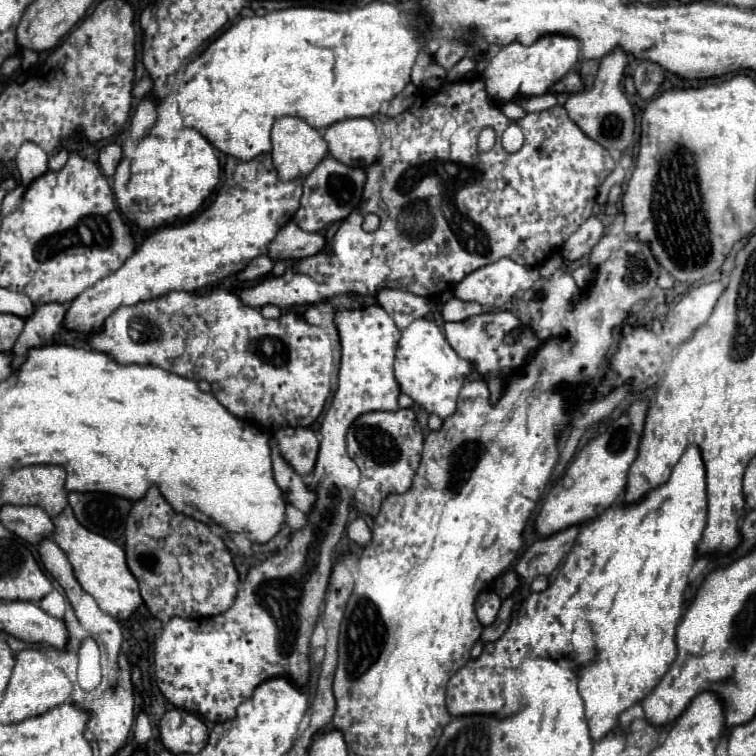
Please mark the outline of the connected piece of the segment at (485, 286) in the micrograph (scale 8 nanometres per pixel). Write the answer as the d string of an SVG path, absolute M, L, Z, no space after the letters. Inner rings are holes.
M498 259L490 265L484 265L480 269L476 269L474 273L466 275L456 287L454 287L454 295L462 301L476 301L484 307L502 307L506 305L518 291L528 291L534 287L534 283L540 279L538 267L526 267L520 265L512 259Z

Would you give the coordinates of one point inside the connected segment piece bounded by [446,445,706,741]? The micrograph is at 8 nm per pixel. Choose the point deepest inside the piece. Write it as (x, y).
(626, 576)

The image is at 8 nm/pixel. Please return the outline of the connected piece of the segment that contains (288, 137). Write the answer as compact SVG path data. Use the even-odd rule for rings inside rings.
M282 117L274 123L272 129L272 161L276 165L278 177L282 181L292 181L298 177L306 177L328 153L328 145L322 139L320 131L310 127L300 117Z

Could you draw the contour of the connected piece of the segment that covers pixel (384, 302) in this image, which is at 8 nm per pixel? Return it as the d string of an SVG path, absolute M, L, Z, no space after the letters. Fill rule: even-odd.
M382 289L378 293L378 303L394 319L400 331L404 331L404 327L408 327L412 321L426 317L432 309L430 299L400 289Z

